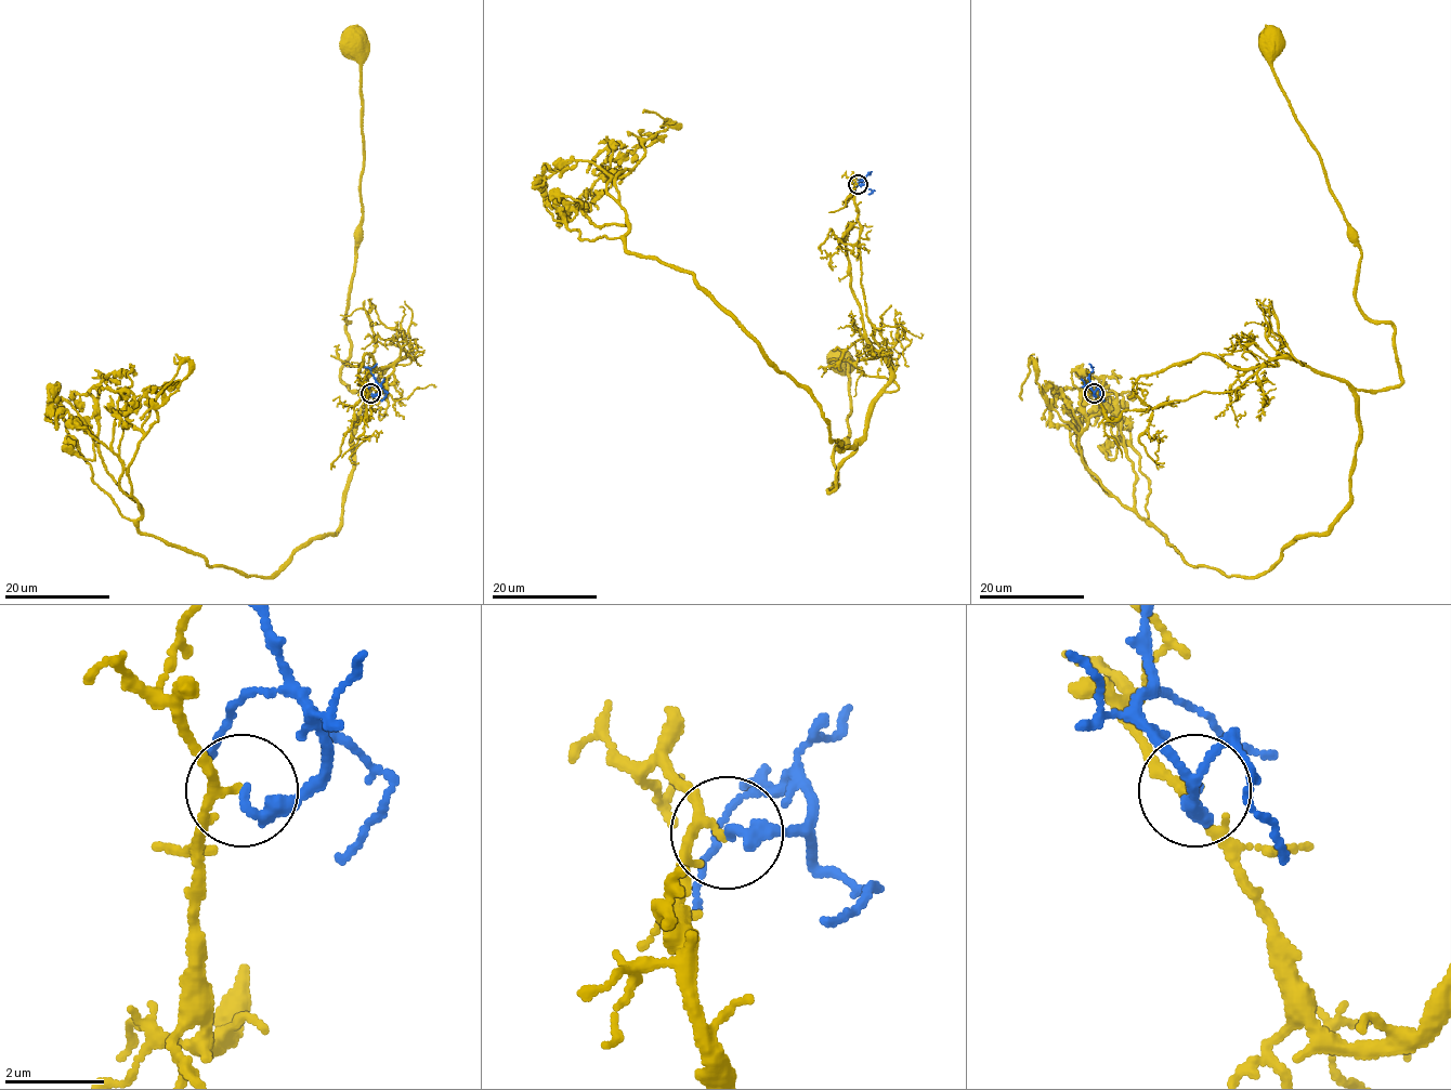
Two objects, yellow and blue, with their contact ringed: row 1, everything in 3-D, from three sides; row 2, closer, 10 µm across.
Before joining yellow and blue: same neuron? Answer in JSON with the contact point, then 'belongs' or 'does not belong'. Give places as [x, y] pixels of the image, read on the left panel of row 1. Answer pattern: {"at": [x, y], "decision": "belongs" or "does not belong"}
{"at": [370, 393], "decision": "does not belong"}

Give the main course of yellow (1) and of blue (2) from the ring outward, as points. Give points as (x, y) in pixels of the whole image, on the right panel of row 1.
1: (1095, 394), (1115, 420), (1282, 358), (1354, 389), (1402, 382), (1394, 328), (1356, 300), (1356, 232), (1267, 39)
2: (1095, 394), (1088, 383), (1092, 370), (1089, 363)

